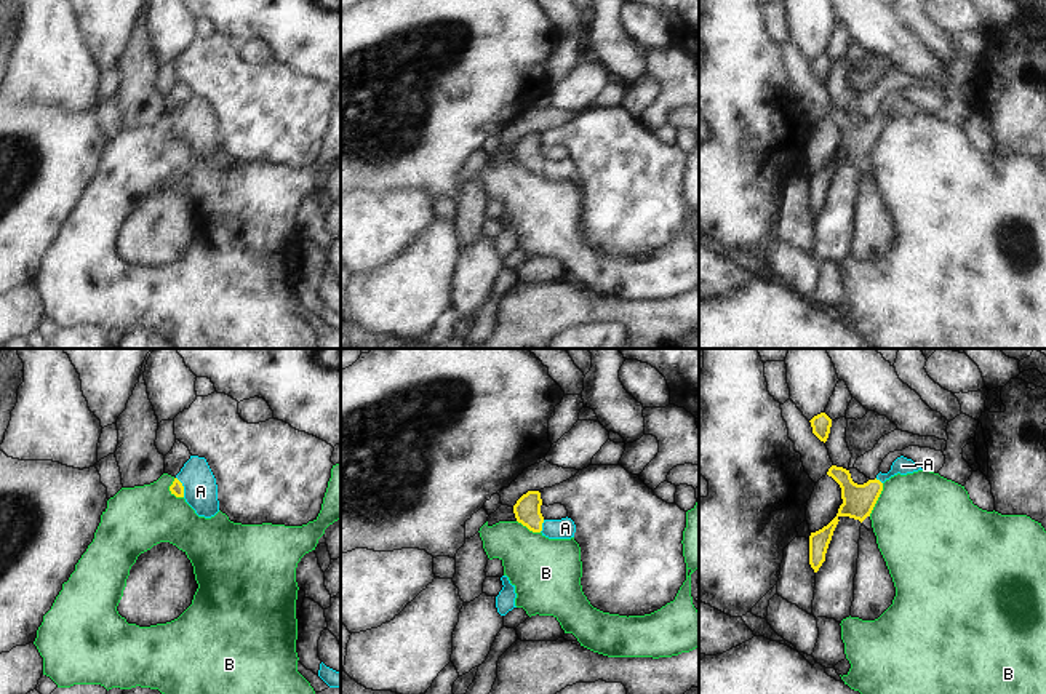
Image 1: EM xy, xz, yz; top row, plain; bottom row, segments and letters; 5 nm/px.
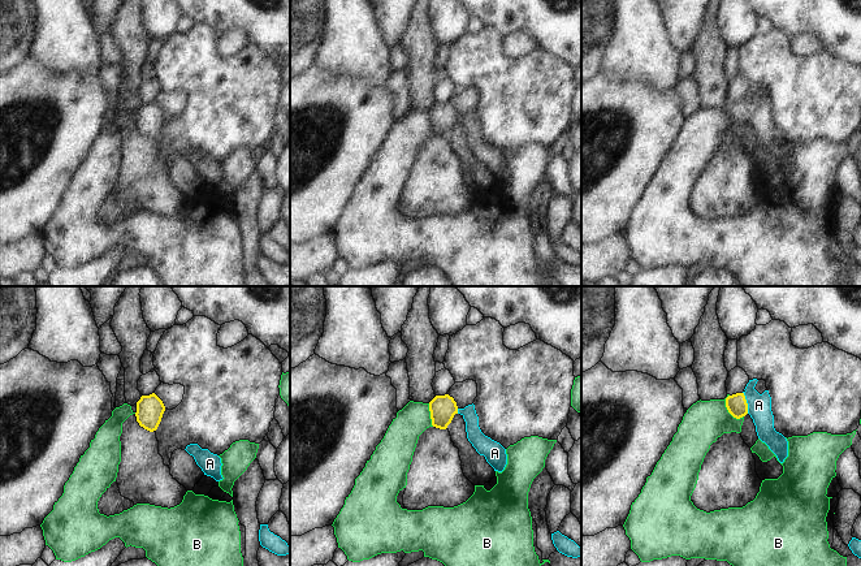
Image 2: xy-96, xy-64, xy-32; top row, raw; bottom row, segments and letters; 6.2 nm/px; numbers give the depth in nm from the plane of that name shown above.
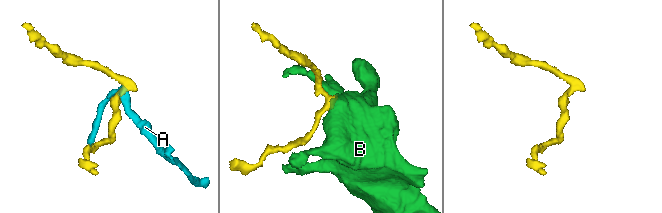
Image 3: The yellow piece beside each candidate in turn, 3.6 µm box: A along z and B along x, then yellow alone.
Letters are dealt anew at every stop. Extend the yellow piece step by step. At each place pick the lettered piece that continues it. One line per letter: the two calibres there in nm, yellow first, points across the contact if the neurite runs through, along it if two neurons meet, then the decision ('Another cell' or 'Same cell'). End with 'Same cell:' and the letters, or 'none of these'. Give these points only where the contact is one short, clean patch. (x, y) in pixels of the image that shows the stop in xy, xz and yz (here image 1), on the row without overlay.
A: Thickness 70 nm (yellow) against 180 nm. Path across: xy (176, 130), (183, 128), (195, 128), (200, 133). Same cell
B: Thickness 160 nm (yellow) against 480 nm. Boundary: yz (883, 125), (883, 131), (869, 157). Another cell
Same cell: A

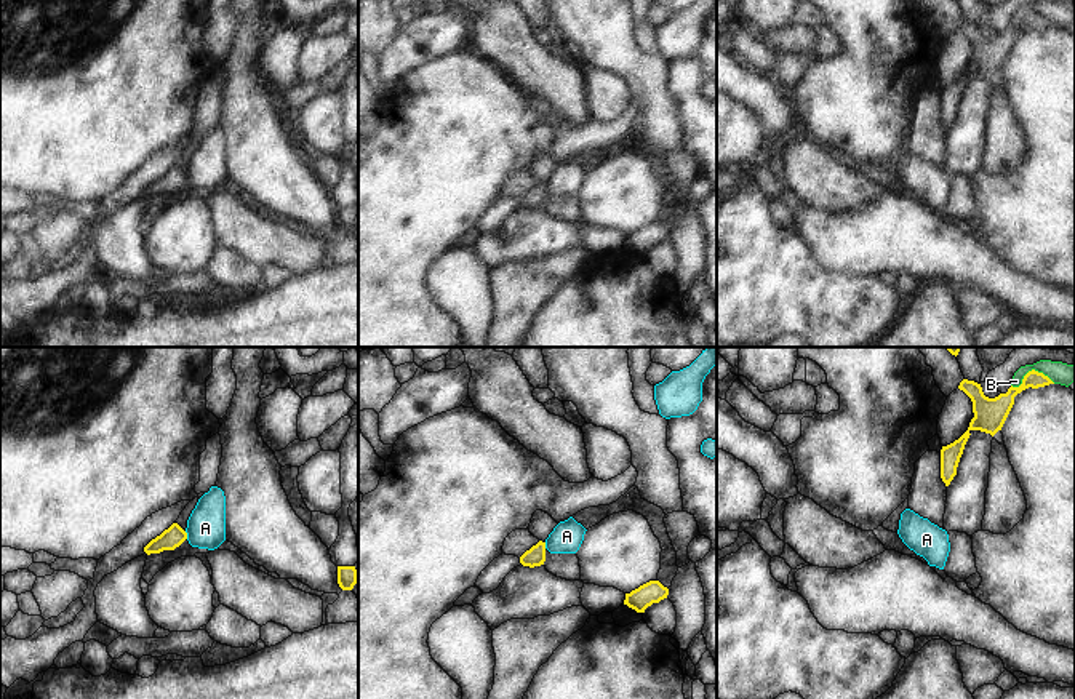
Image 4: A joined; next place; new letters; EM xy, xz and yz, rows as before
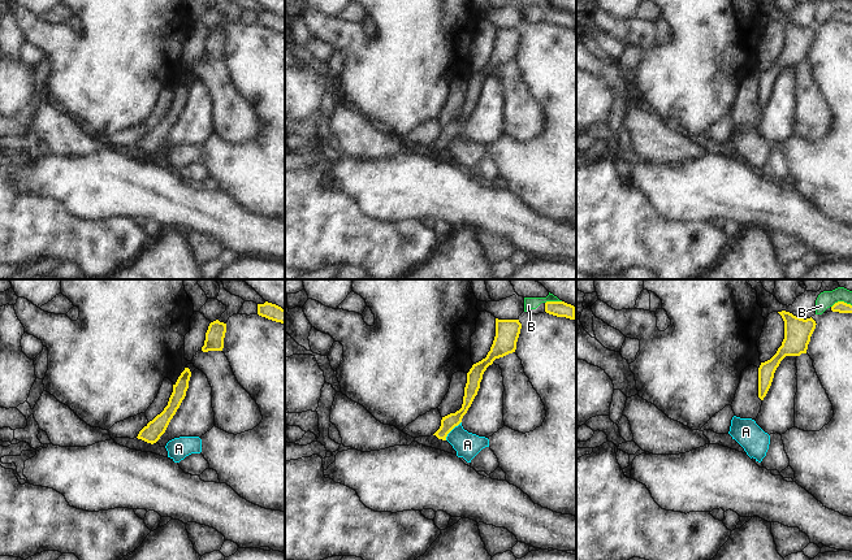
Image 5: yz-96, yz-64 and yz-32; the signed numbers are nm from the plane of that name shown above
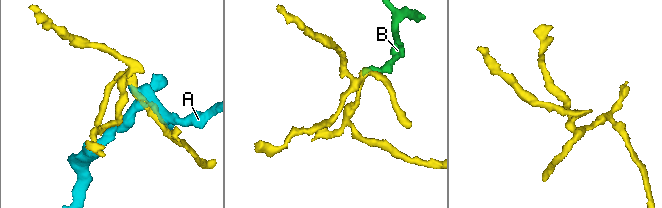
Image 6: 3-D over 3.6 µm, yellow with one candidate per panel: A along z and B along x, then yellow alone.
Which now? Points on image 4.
A: Thickness 110 nm (yellow) against 190 nm. Boundary: xy (184, 173), (187, 179). Another cell
B: Thickness 110 nm (yellow) against 110 nm. Boundary: yz (1055, 24), (1042, 15), (1031, 11), (1018, 27), (1011, 27). Another cell
Same cell: none of these

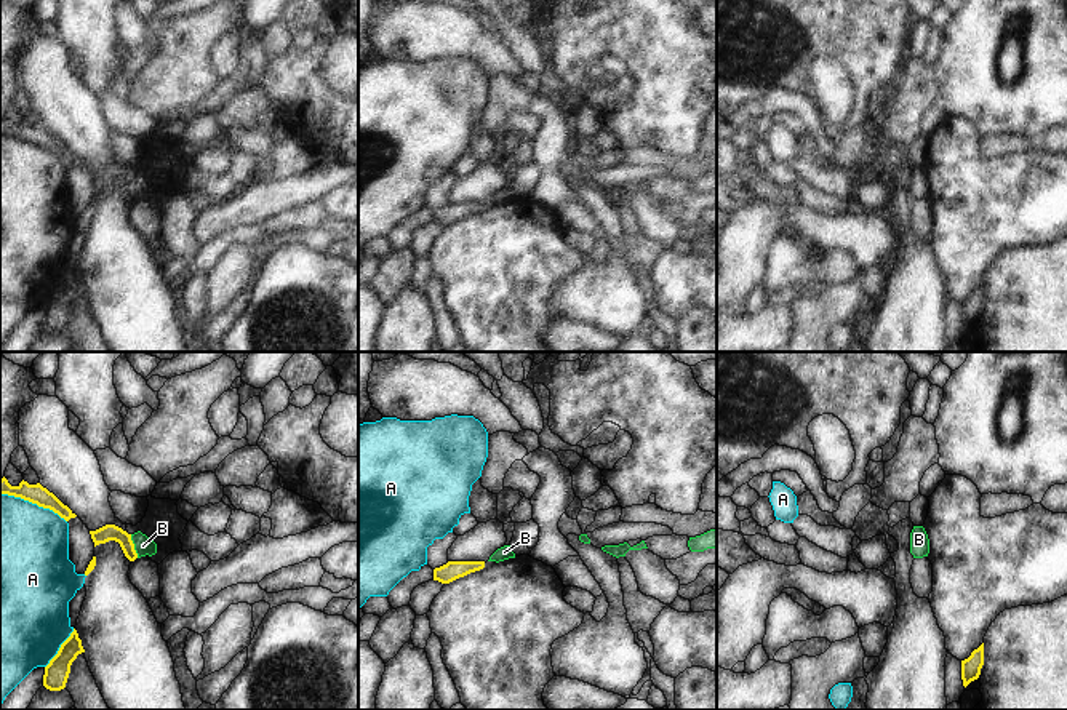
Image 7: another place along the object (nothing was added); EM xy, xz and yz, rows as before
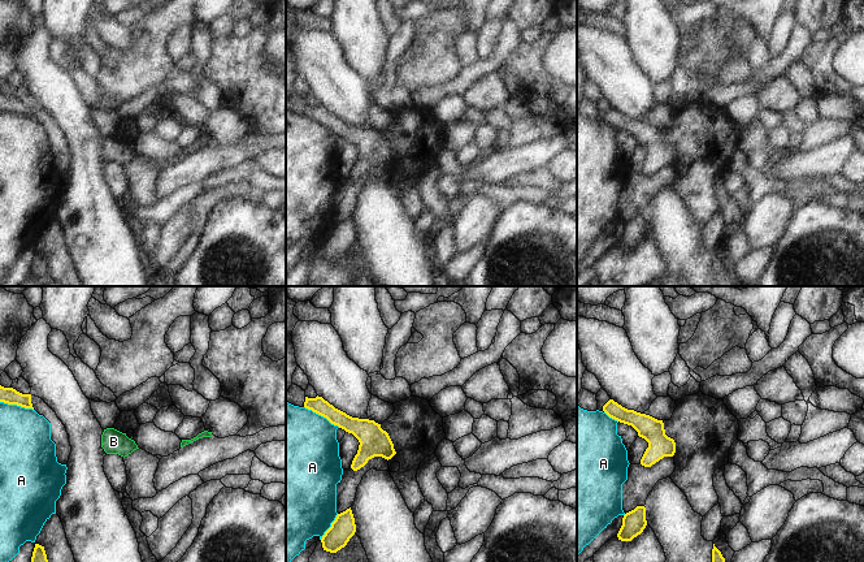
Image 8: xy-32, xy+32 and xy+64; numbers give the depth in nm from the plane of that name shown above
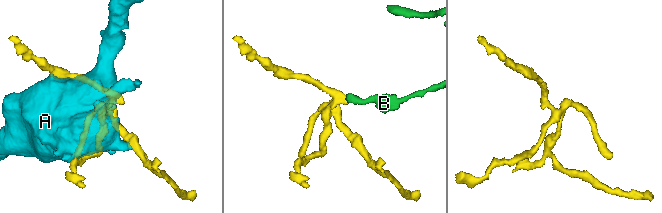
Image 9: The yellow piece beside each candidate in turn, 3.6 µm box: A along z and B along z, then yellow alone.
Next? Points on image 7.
A: Thickness 100 nm (yellow) against 480 nm. Another cell
B: Thickness 80 nm (yellow) against 90 nm. Path across: xy (107, 175), (115, 175), (133, 187), (143, 187). Same cell
Same cell: B

